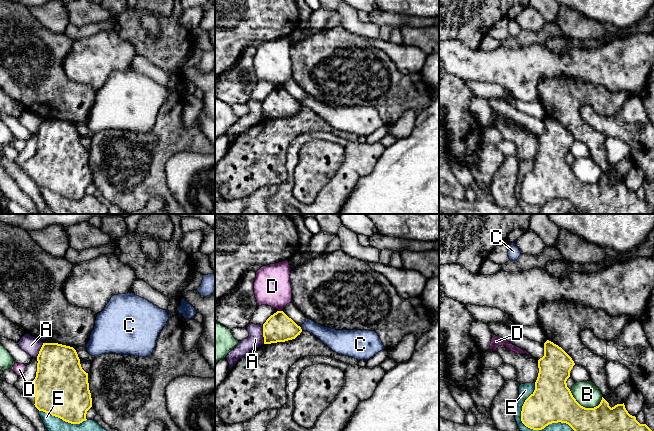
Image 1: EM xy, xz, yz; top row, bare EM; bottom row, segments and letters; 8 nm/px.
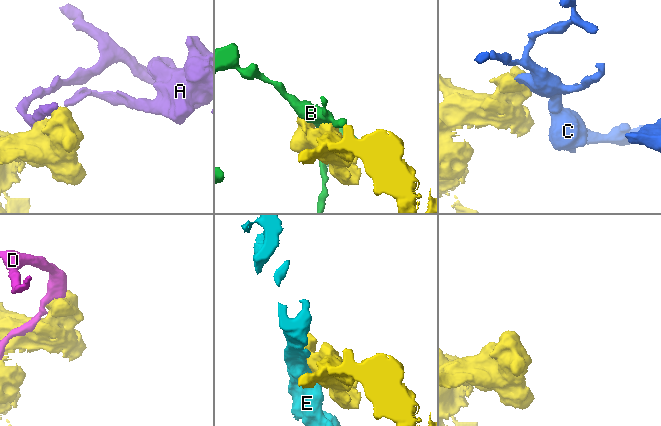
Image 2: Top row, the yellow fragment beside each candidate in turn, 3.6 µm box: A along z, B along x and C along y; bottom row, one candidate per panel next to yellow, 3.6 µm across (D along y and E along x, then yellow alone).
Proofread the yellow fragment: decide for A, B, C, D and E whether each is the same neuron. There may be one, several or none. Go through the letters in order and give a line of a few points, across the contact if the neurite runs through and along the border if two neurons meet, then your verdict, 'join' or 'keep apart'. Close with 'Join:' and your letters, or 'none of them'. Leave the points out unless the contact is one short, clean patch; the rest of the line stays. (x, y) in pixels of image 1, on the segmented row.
A: keep apart
B: keep apart
C: line xz (300, 327), (302, 329); keep apart
D: keep apart
E: keep apart
Join: none of them

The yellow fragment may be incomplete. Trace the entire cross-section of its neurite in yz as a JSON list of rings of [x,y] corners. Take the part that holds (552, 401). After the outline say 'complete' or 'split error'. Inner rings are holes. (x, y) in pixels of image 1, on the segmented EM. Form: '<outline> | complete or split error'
[[[549,340],[544,343],[544,356],[538,360],[539,373],[535,390],[522,406],[521,421],[526,427],[542,430],[549,424],[561,422],[568,424],[574,431],[652,431],[630,415],[624,403],[611,408],[602,397],[600,404],[594,408],[581,406],[566,383],[574,365],[572,358],[561,347]]] | complete

